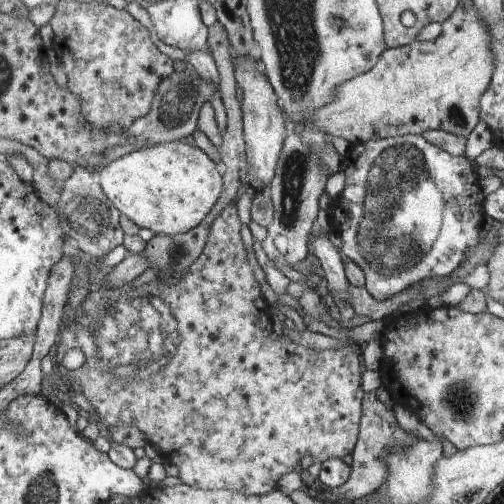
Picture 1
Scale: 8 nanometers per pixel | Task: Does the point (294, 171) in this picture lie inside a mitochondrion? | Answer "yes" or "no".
yes

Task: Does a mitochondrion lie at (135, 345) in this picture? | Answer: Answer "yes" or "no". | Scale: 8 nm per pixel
yes

